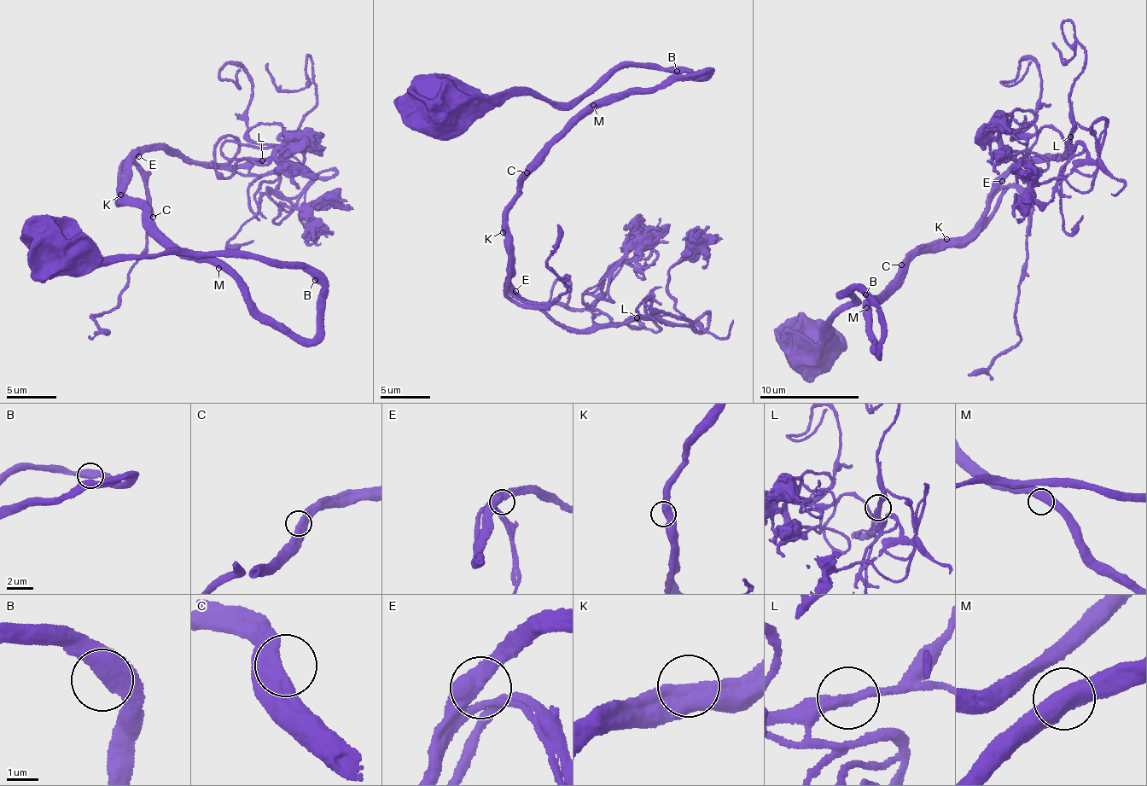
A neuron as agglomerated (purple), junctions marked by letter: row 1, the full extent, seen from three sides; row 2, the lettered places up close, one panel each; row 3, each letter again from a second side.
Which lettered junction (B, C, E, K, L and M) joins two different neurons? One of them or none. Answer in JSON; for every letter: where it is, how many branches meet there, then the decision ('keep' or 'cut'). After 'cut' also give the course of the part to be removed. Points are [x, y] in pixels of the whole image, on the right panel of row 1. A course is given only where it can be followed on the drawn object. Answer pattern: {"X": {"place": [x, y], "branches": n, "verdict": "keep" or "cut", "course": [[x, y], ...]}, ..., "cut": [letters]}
{"B": {"place": [865, 294], "branches": 2, "verdict": "keep"}, "C": {"place": [901, 264], "branches": 2, "verdict": "keep"}, "E": {"place": [1002, 181], "branches": 2, "verdict": "keep"}, "K": {"place": [946, 239], "branches": 2, "verdict": "keep"}, "L": {"place": [1070, 136], "branches": 2, "verdict": "keep"}, "M": {"place": [866, 307], "branches": 2, "verdict": "keep"}, "cut": []}

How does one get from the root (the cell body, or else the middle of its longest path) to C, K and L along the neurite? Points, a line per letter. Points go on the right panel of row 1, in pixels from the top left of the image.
C: (810, 346), (858, 288), (878, 312), (880, 351), (863, 313), (901, 264)
K: (810, 346), (858, 288), (878, 312), (880, 351), (863, 313), (946, 239)
L: (810, 346), (858, 288), (880, 351), (870, 304), (1071, 136)

